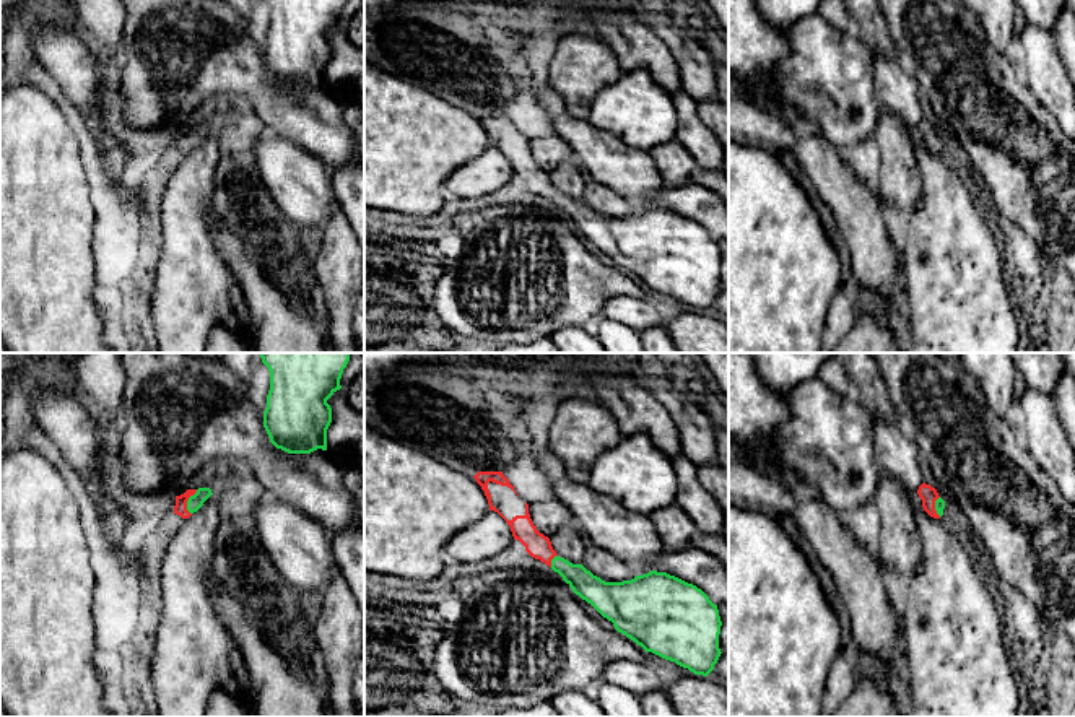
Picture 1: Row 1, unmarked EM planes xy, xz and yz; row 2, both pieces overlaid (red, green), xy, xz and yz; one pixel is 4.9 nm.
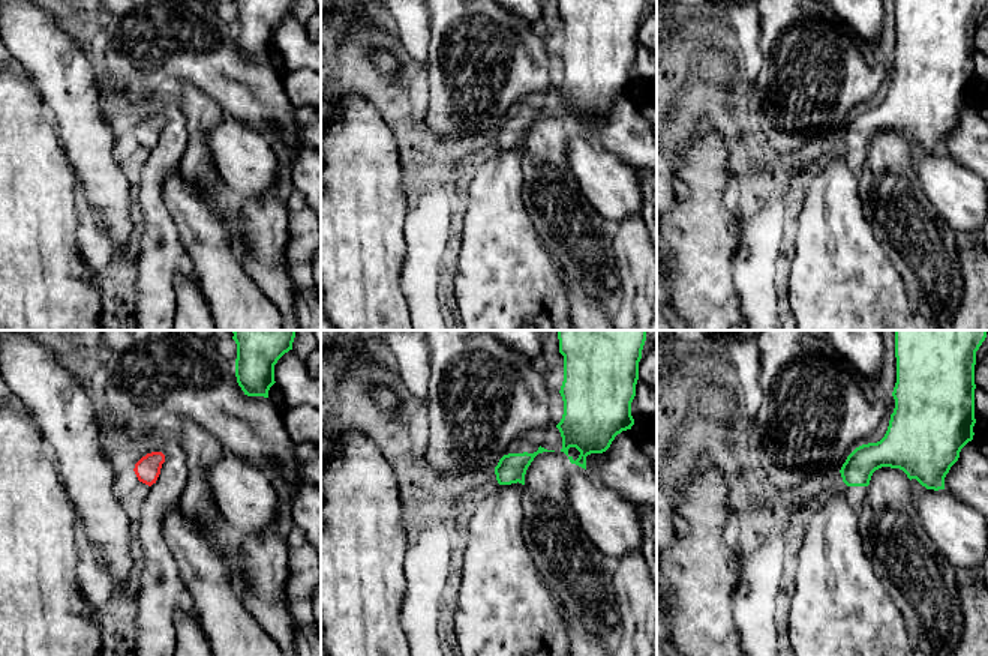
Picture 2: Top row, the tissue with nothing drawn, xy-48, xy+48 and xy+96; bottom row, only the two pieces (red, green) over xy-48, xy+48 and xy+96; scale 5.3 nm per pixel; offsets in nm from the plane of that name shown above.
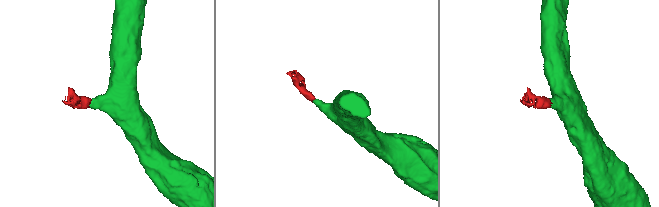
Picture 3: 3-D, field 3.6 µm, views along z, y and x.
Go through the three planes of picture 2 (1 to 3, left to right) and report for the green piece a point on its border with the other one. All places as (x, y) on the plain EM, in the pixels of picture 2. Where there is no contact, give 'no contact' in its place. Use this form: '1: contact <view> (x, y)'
1: no contact
2: no contact
3: no contact

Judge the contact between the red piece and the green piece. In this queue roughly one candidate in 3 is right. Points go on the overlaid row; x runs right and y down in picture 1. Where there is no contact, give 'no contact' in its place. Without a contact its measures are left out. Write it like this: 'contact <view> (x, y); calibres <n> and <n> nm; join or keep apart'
contact xy (186, 503); calibres 60 and 70 nm; join

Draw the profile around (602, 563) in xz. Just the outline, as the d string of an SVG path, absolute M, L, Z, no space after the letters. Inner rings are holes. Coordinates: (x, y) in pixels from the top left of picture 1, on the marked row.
M584 533L582 543L585 548L582 556L582 566L602 580L623 582L631 580L638 576L636 571L631 566L628 566L623 559L594 545L592 540Z

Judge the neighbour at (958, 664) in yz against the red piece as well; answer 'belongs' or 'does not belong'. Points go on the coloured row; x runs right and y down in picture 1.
does not belong

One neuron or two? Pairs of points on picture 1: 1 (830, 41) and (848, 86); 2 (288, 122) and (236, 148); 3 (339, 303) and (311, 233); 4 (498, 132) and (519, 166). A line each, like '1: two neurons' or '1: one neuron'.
1: one neuron
2: two neurons
3: two neurons
4: one neuron

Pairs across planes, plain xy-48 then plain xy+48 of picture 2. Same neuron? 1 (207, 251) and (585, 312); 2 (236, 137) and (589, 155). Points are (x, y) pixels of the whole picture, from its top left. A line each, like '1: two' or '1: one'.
1: one
2: one

